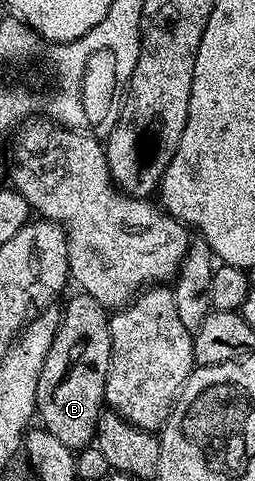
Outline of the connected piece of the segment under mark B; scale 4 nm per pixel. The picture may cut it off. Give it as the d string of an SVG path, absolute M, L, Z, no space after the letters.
M75 293L75 296L68 301L67 308L62 308L59 316L59 328L53 337L53 345L49 345L49 353L45 353L45 365L41 365L41 377L37 377L35 409L38 422L49 433L53 433L53 437L57 437L57 441L61 441L61 445L72 449L92 446L99 430L99 416L105 411L103 394L110 360L111 324L108 308L93 301L93 297Z

